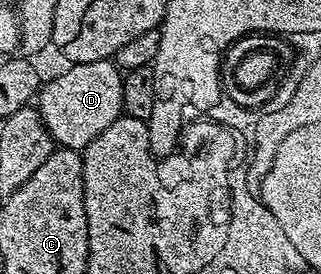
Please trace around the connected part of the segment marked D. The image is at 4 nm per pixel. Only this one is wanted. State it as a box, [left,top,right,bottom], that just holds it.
[38,60,124,151]

